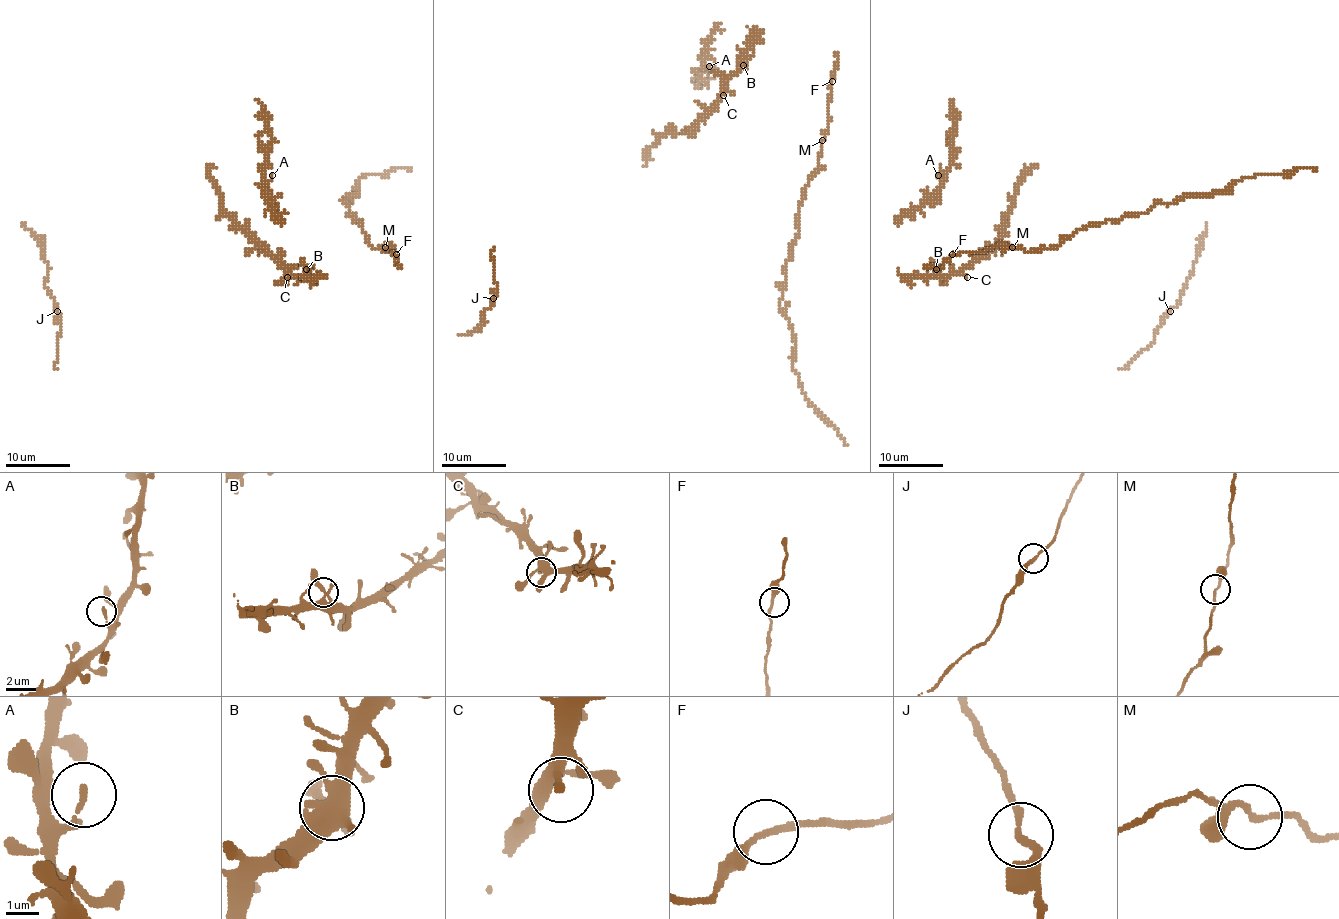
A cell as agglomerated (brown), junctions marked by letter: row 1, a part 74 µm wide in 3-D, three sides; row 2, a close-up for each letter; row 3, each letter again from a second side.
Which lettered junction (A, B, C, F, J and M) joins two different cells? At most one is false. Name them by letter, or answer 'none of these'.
none of these

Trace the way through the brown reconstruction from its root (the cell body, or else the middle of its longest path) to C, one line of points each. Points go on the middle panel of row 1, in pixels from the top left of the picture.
C: (735, 71), (727, 81), (723, 95)

